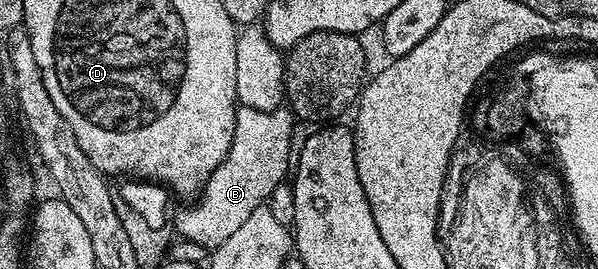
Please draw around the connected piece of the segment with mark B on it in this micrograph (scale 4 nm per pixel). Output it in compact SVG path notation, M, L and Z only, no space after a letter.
M238 106L231 149L205 182L197 205L183 208L178 215L176 212L176 234L194 239L201 247L214 249L237 232L255 209L266 206L275 187L286 182L291 171L289 150L293 147L293 123L295 116L288 109L264 111Z

